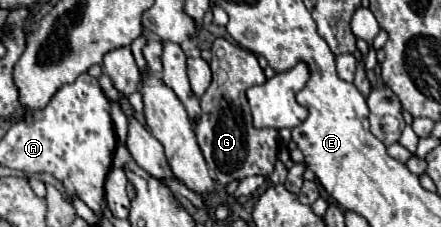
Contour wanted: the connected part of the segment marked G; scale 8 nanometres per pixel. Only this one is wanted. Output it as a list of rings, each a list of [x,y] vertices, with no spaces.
[[[217,38],[211,46],[211,52],[213,82],[201,96],[201,118],[199,122],[195,122],[197,142],[207,160],[209,172],[223,186],[231,184],[233,180],[243,180],[247,176],[269,176],[277,162],[279,134],[275,128],[253,128],[245,96],[247,88],[265,82],[265,74],[257,62],[257,56],[233,42],[227,42],[225,38]]]

